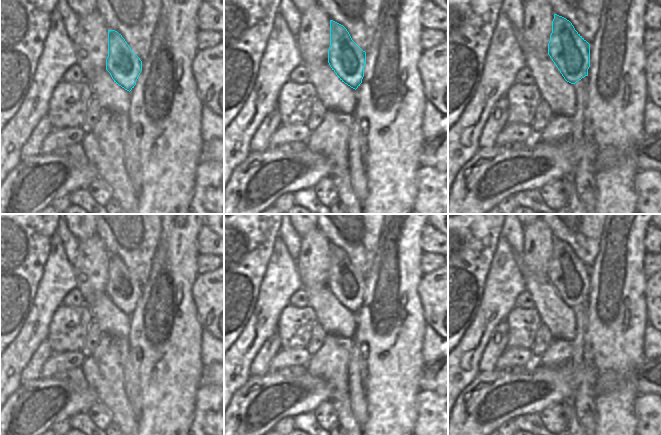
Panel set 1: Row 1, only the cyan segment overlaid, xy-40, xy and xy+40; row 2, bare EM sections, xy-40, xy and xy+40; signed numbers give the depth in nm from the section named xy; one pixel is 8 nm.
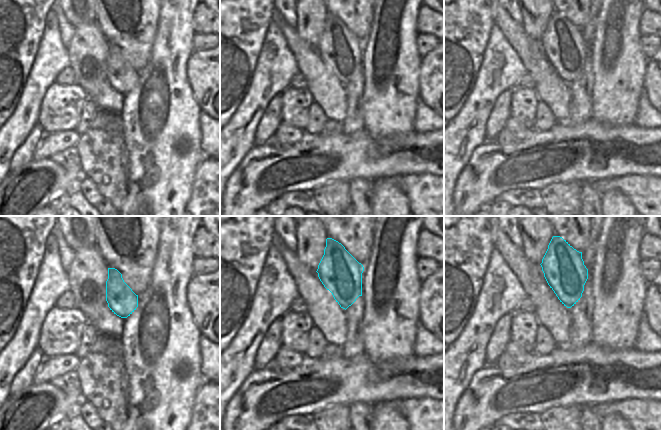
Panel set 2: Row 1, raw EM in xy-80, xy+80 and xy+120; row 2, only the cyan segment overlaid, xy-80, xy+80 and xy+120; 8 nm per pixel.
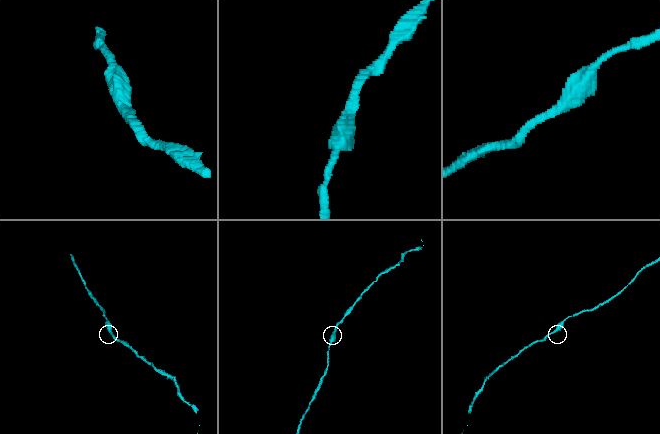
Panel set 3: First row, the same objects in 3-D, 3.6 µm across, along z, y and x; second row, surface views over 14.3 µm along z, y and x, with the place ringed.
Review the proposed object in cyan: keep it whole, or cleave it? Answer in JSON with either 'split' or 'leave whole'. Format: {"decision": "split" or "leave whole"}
{"decision": "leave whole"}

